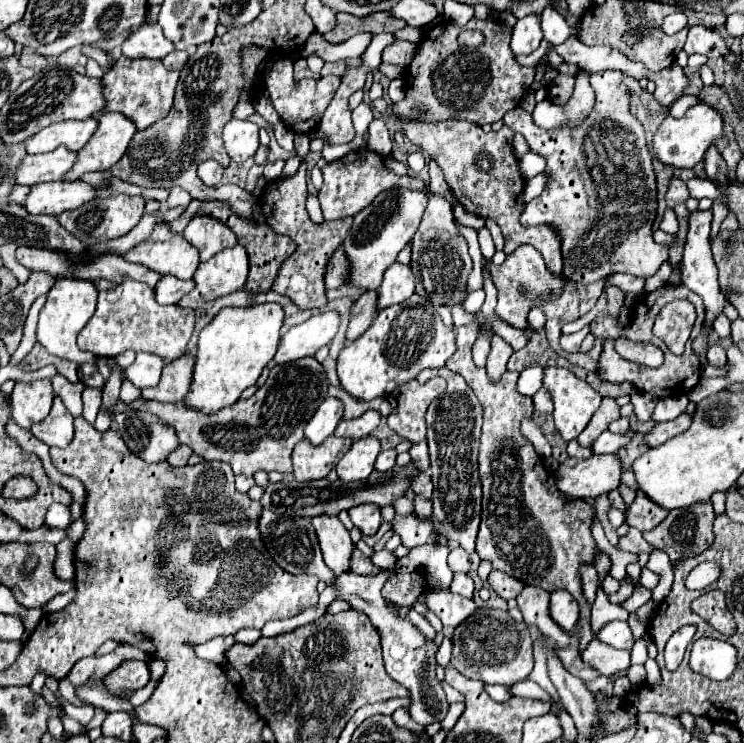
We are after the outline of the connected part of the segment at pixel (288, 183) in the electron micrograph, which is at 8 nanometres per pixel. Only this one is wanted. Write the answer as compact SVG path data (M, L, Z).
M302 162L296 176L268 184L258 204L262 208L268 226L274 232L286 234L296 242L296 252L282 264L272 290L288 296L298 308L322 310L328 302L324 294L324 264L328 264L328 254L332 254L344 242L348 228L352 226L352 218L344 218L338 222L324 222L320 226L314 224L306 210L308 197L306 176L307 165Z

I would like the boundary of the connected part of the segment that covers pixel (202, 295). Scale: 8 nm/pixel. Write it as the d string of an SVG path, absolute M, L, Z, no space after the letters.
M234 246L202 262L194 272L194 290L186 294L178 306L180 308L200 308L204 302L216 300L224 294L242 290L248 278L248 254L244 248Z

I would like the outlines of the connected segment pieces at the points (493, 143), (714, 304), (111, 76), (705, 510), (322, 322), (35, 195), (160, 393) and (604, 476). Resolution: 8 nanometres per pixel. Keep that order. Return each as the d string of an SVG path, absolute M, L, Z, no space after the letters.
M400 120L400 128L412 144L428 152L428 156L442 168L450 190L466 210L490 218L500 226L506 240L506 254L512 254L522 244L532 244L542 254L546 268L552 274L562 274L562 252L556 232L548 228L548 224L536 228L524 228L520 224L524 178L518 170L518 160L512 154L512 130L502 128L500 132L486 134L480 126L468 124L466 120L444 120L440 124L428 124L426 120Z
M692 212L690 214L690 230L688 230L688 240L686 240L686 248L684 248L684 258L682 258L682 284L686 288L690 288L692 292L696 292L698 296L702 296L704 300L704 306L706 306L706 324L708 324L708 330L712 330L712 322L714 318L722 312L726 300L724 296L720 294L720 288L718 288L718 270L714 266L714 260L712 260L712 254L710 254L710 224L712 224L712 212Z
M120 56L102 78L102 94L106 100L104 112L120 112L130 118L138 130L144 130L172 108L178 76L180 72L168 70L162 60L124 60L124 56Z
M712 502L708 504L694 504L692 508L680 508L680 510L672 510L668 512L668 516L664 518L664 522L648 532L644 532L644 538L658 550L666 552L670 556L670 564L676 566L682 558L690 558L690 556L698 556L704 550L708 550L714 542L714 532L712 532L712 524L714 524L714 510L712 510Z
M320 312L306 322L292 326L280 338L278 350L274 354L276 364L286 364L298 358L314 356L318 348L332 342L334 334L338 332L338 324L340 324L338 312Z
M52 182L52 184L34 184L22 206L30 214L48 214L60 216L66 210L76 210L88 200L92 200L94 188L86 182Z
M184 354L168 362L162 370L160 384L154 388L142 390L142 396L146 400L158 400L158 402L184 400L184 392L188 392L188 382L192 378L192 364L194 364L194 358L190 354Z
M616 454L590 456L586 460L568 458L554 472L556 486L566 500L586 500L606 494L620 484L622 464Z

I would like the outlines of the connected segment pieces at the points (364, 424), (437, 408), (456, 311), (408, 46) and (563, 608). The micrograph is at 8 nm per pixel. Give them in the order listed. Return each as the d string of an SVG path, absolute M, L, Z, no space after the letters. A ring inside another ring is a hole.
M368 410L366 414L362 414L356 420L342 420L336 430L334 436L338 438L352 438L352 440L360 440L364 436L370 436L370 432L380 424L380 414Z
M436 368L422 370L416 380L430 380L432 376L442 376L448 388L440 398L436 398L426 412L426 442L430 448L430 472L434 482L434 516L440 522L442 534L460 544L466 552L474 552L474 542L480 524L480 502L482 484L478 478L478 448L480 448L480 428L482 428L482 404L474 396L472 388L460 374L452 370Z
M462 306L453 307L451 309L451 315L452 315L453 324L456 328L464 324L469 324L470 322L472 322L474 317L471 314L466 314Z
M396 40L392 46L388 46L384 50L382 62L388 62L388 64L396 64L396 66L406 68L408 66L408 60L412 58L412 52L416 52L416 44L404 42L404 40Z
M556 590L550 594L550 618L564 630L572 632L576 626L576 616L578 616L578 604L568 596L564 590Z

